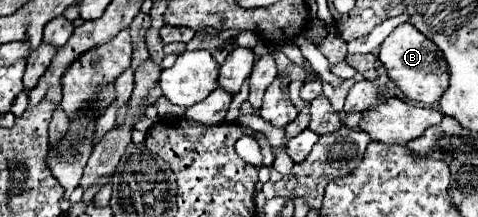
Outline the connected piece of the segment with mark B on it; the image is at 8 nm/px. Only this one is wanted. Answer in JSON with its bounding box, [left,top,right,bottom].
[379,22,449,104]

